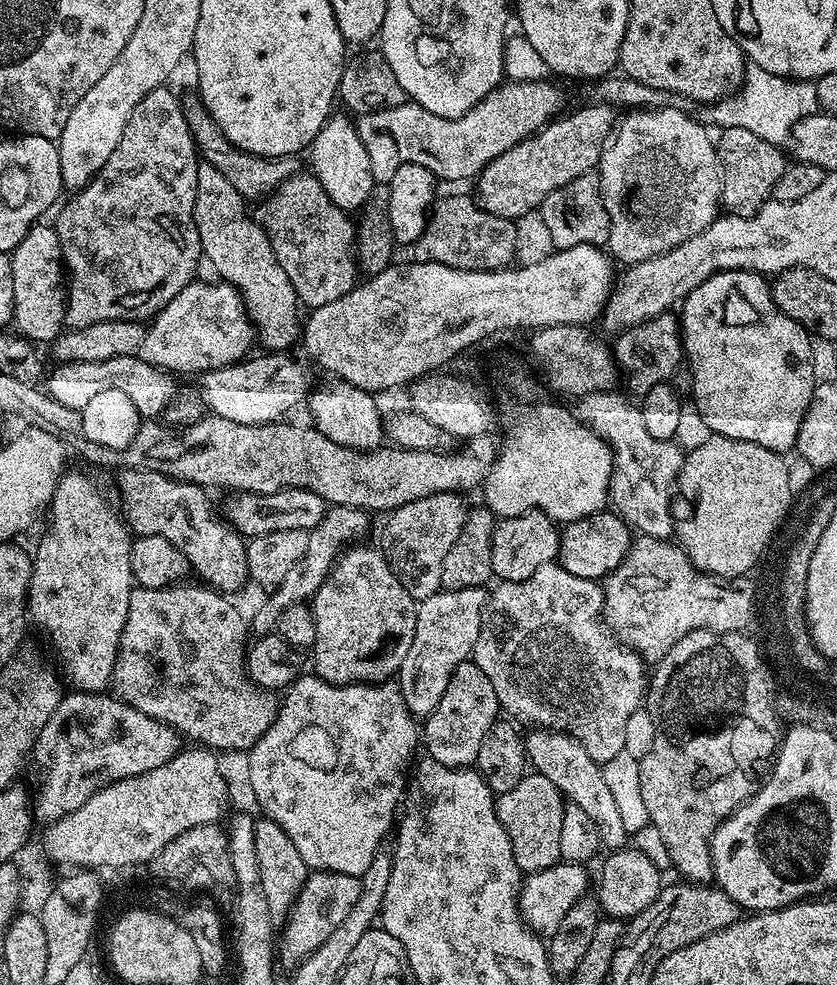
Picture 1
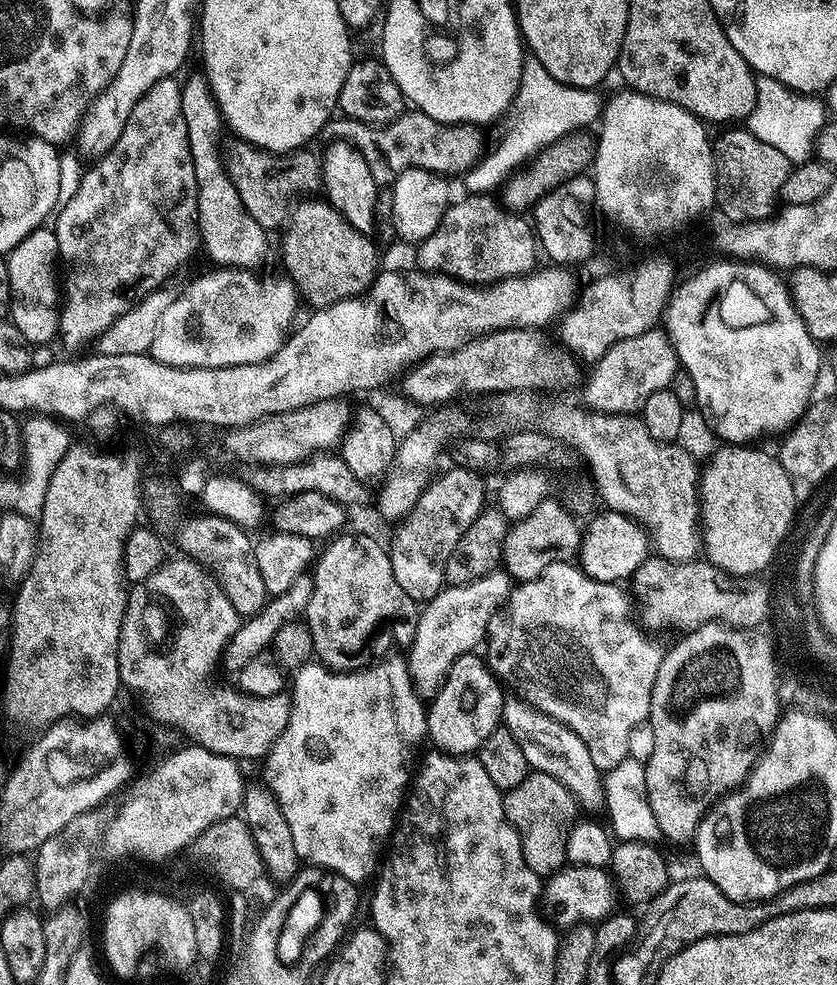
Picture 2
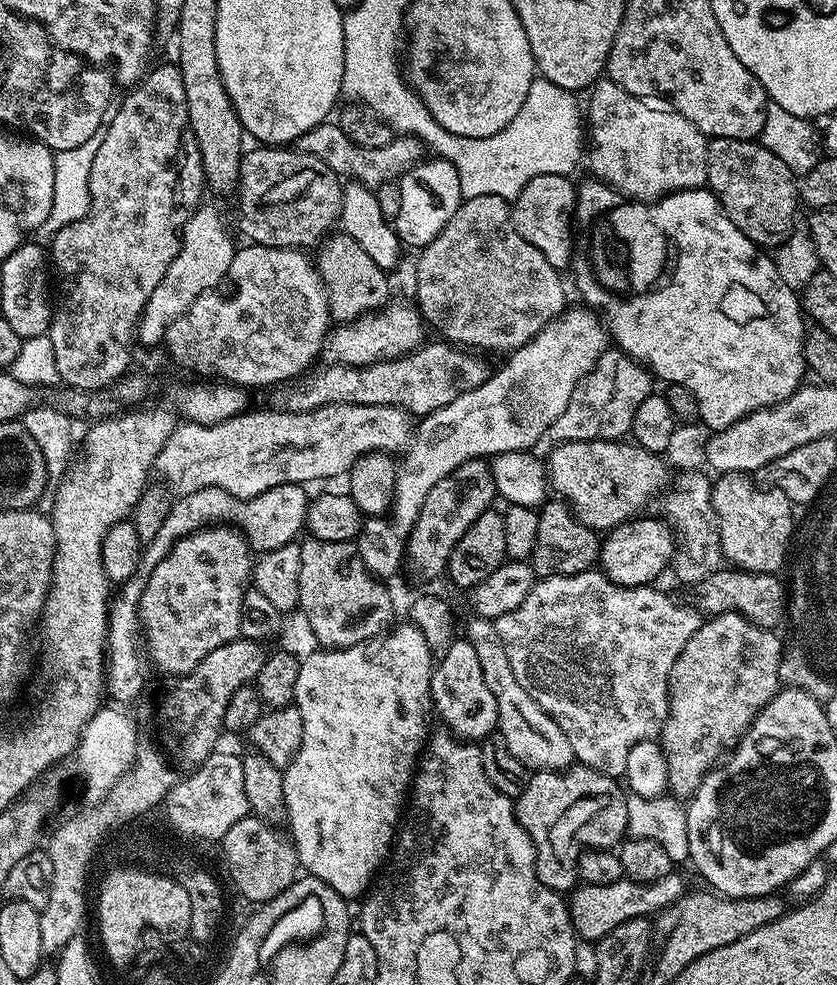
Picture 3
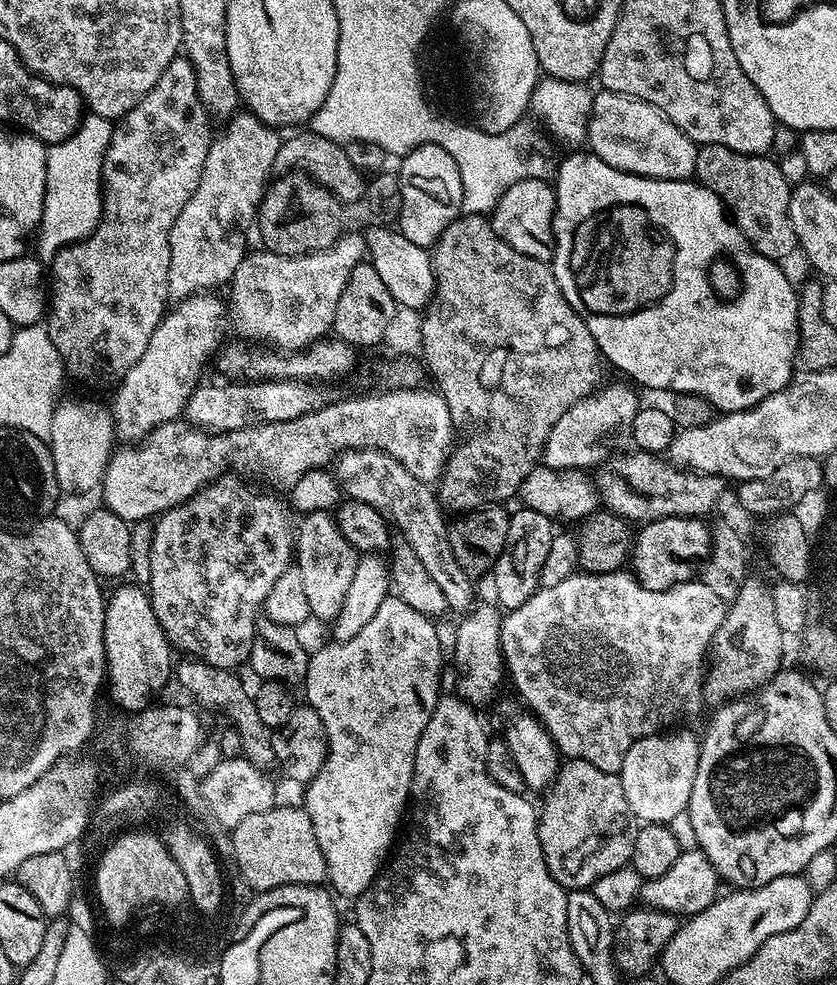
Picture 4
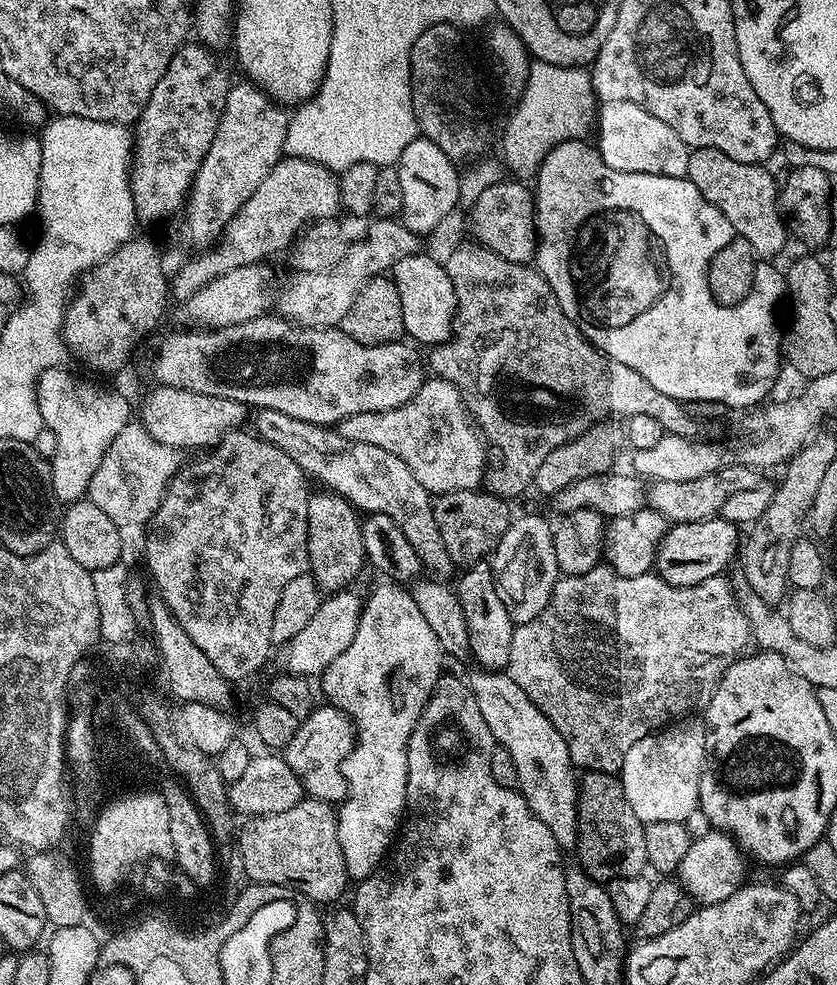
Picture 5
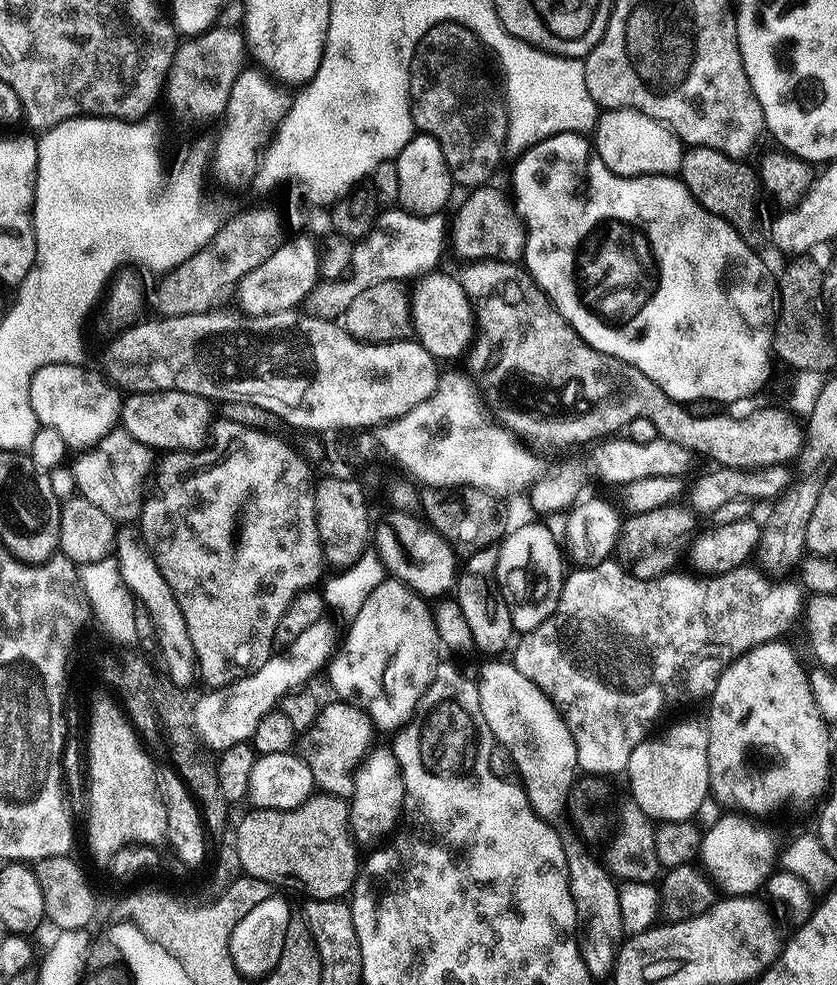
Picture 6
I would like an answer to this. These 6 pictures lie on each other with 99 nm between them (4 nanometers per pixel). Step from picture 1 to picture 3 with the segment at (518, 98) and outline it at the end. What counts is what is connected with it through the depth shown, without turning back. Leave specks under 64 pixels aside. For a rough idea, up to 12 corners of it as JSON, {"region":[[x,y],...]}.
{"region":[[325,122],[294,141],[337,176],[373,190],[421,163],[425,145],[397,135],[363,148]]}

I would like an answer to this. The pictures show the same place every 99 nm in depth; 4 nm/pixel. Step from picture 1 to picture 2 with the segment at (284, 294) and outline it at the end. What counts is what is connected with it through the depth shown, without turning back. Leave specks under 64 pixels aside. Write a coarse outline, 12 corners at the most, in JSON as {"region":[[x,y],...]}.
{"region":[[208,77],[181,83],[198,182],[196,231],[212,264],[255,269],[269,233],[224,164]]}

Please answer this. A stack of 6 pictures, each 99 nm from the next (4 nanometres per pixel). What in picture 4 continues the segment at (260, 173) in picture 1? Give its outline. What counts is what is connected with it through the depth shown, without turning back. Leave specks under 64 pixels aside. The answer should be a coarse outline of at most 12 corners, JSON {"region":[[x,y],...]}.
{"region":[[304,174],[269,183],[263,247],[283,256],[340,239],[344,212]]}

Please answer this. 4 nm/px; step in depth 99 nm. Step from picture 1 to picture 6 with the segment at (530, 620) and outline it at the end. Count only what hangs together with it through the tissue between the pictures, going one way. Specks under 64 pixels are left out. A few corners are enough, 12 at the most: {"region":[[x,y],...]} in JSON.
{"region":[[756,566],[565,575],[514,666],[577,765],[627,769],[671,704],[801,619]]}

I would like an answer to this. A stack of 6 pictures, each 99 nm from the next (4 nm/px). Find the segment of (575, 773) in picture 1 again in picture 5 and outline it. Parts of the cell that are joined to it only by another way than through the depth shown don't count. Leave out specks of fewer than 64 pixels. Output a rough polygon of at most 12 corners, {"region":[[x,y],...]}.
{"region":[[257,409],[255,435],[359,513],[393,518],[429,573],[454,570],[432,494],[402,458]]}

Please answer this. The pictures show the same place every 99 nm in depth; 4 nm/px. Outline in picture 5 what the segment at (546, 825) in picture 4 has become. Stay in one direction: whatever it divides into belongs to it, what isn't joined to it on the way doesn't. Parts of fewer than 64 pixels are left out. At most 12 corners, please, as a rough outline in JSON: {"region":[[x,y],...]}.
{"region":[[613,773],[579,777],[574,856],[607,882],[645,875],[644,826]]}

